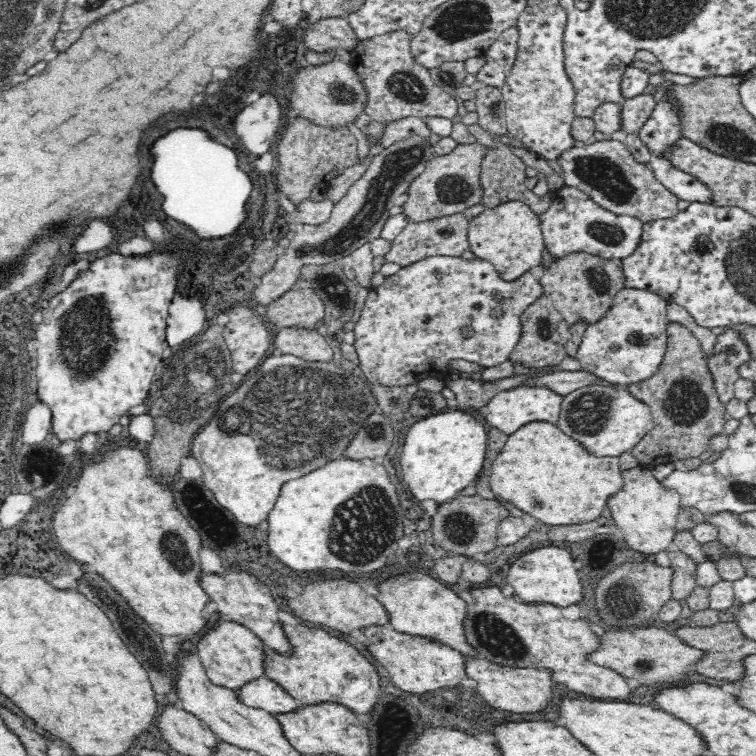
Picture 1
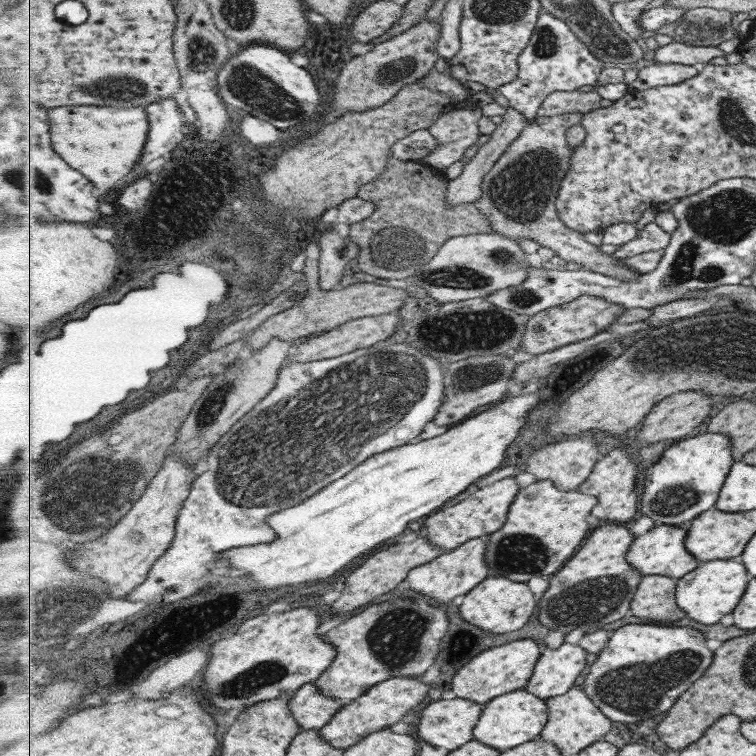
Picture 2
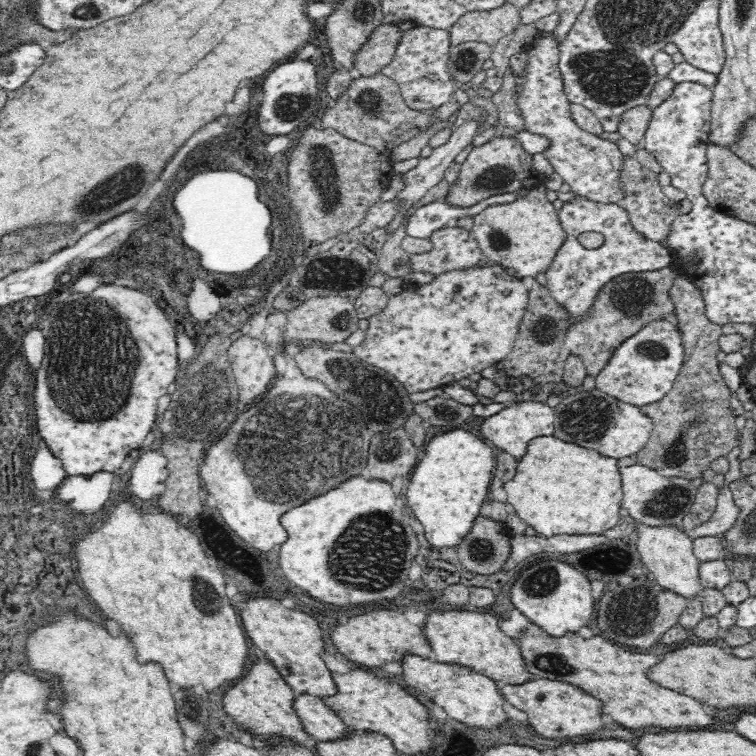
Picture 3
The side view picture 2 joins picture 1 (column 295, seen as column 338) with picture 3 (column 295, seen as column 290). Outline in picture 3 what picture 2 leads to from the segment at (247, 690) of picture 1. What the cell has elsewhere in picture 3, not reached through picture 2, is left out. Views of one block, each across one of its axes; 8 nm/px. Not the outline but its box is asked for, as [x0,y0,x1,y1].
[295,694,351,742]

